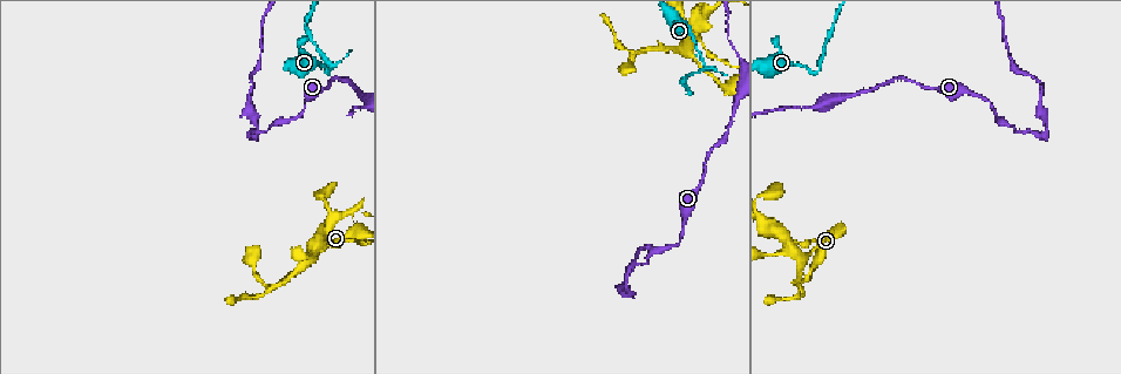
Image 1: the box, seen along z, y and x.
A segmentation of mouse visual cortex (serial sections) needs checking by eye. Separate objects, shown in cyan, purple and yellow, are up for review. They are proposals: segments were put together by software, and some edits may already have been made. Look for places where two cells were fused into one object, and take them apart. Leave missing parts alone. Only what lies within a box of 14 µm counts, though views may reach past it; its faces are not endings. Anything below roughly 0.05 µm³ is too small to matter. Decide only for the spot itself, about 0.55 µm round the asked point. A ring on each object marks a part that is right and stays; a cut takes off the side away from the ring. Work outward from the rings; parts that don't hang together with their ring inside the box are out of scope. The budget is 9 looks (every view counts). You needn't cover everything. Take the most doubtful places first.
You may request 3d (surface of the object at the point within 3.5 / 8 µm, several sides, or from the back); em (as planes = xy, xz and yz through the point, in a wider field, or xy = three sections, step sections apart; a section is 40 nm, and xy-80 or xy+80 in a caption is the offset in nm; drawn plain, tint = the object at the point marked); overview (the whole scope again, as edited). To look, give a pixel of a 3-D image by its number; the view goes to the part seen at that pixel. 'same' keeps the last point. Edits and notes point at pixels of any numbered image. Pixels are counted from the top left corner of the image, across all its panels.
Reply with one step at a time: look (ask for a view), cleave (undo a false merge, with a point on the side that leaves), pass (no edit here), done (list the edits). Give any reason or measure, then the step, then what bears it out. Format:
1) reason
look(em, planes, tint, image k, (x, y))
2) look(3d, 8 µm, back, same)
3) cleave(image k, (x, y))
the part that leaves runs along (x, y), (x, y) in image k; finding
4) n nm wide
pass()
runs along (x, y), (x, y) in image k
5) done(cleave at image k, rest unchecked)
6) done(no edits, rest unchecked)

abrupt turn
look(3d, 3.5 µm, image 1, (328, 72))

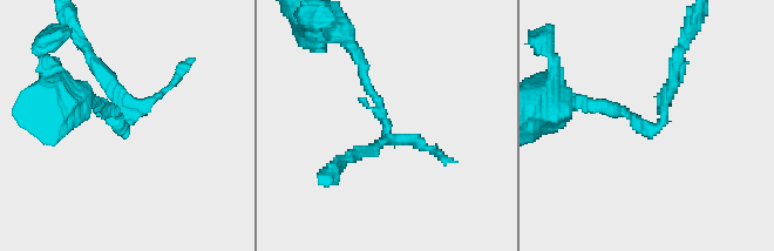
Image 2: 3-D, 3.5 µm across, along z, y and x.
look(em, xy, step 2, tint, image 2, (657, 125))

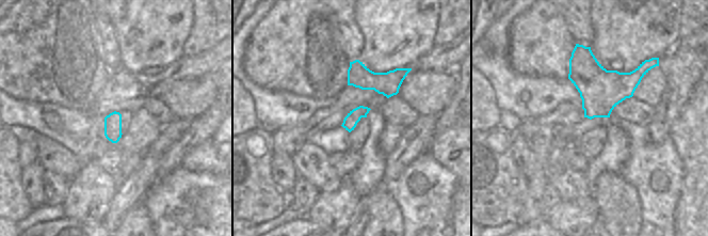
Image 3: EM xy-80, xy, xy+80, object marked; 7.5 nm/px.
another direction
look(em, xy, step 1, tint, same)

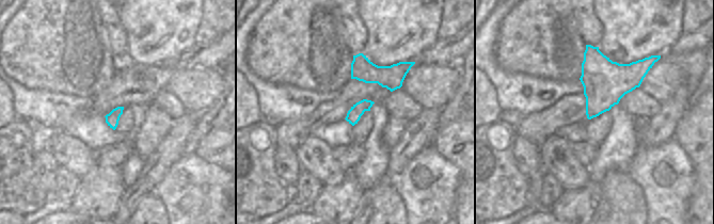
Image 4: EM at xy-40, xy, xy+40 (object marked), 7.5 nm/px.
cleave(image 2, (109, 87))
two cells meet here

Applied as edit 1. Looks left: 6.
look(overview)

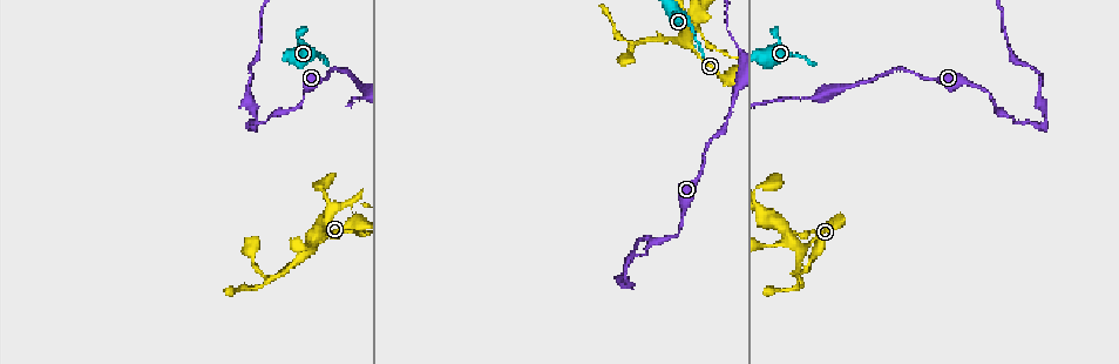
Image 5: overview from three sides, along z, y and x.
sharp bend
look(3d, 3.5 µm, image 5, (1042, 125))

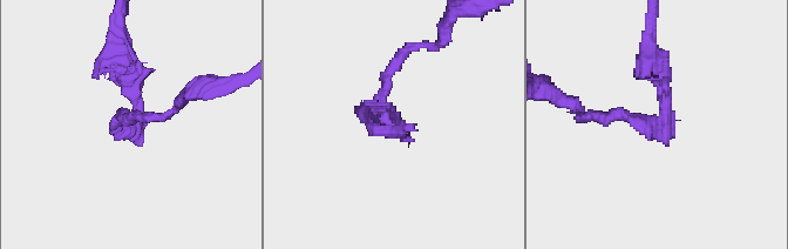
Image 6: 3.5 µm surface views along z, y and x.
need the tissue
look(em, planes, tint, image 6, (660, 121))

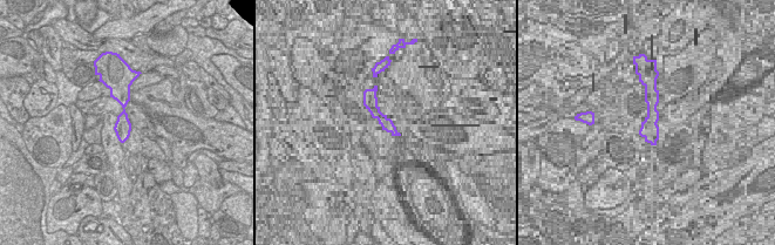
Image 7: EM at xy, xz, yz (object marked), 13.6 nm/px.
cut it another way
look(em, xy, step 3, tint, same)

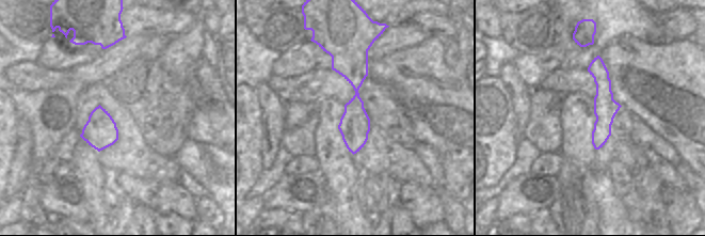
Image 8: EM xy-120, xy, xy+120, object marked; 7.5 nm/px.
240 nm wide
pass()
runs along (598, 116), (667, 113), (649, 51) in image 6; one cell here

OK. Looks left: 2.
four-way junction
look(3d, 3.5 µm, back, image 5, (802, 248))

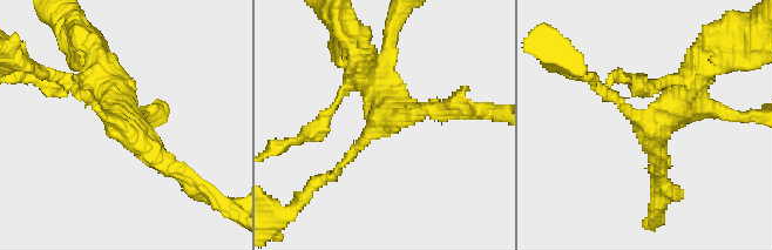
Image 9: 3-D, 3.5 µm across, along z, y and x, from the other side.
4 arms; arms of 150, 200, 250, 400 nm; need the tissue
look(em, xy, step 5, tint, image 9, (122, 119))

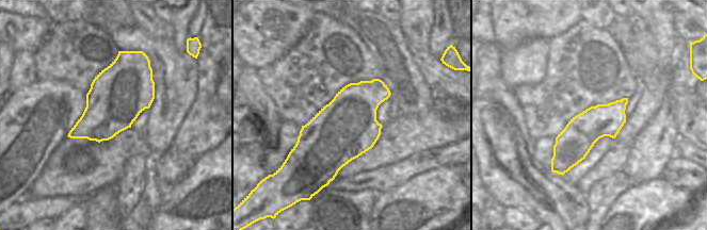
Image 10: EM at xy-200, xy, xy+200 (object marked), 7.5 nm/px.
pass()
runs along (625, 100), (555, 169) in image 10; one cell here

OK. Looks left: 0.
done(cleave at image 2, rest unchecked)

